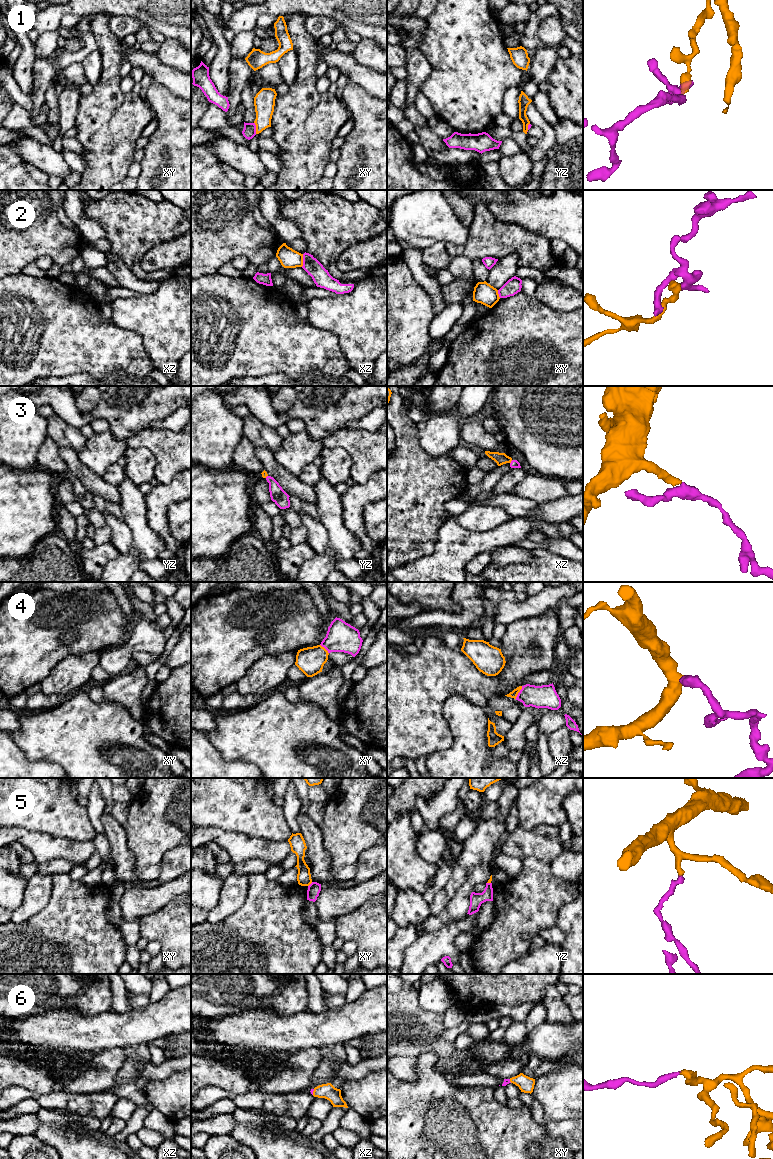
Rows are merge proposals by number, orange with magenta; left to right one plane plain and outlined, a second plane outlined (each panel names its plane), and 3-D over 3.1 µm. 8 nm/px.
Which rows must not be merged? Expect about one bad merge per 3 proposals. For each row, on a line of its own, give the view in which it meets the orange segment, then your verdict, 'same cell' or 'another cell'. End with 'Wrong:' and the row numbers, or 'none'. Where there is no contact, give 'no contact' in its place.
1: contact in xy; another cell
2: contact in xz; another cell
3: contact in xz; same cell
4: contact in xz; same cell
5: contact in xy; another cell
6: contact in xz; same cell
Wrong: 1, 2, 5

